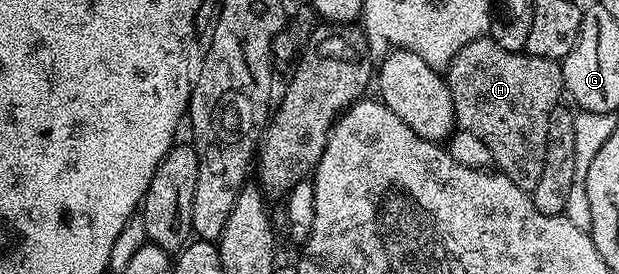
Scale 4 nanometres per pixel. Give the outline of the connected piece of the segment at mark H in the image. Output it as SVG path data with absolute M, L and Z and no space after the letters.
M485 35L474 39L474 43L466 43L466 47L462 47L462 51L458 51L458 55L454 55L454 59L448 64L446 70L446 80L450 87L450 99L454 99L457 126L470 131L470 135L475 135L476 138L482 139L482 143L486 143L486 148L489 149L490 155L492 156L493 166L499 172L503 173L504 176L509 177L519 189L530 191L534 187L538 187L538 179L542 179L542 166L546 164L546 127L550 127L550 111L554 111L554 107L561 104L562 98L566 93L563 64L559 61L535 57L526 51L522 53L506 51L494 38L490 35Z

